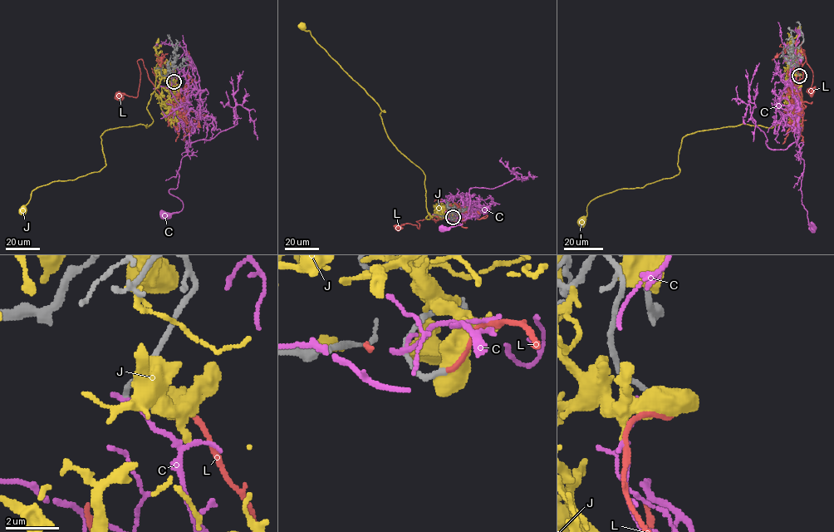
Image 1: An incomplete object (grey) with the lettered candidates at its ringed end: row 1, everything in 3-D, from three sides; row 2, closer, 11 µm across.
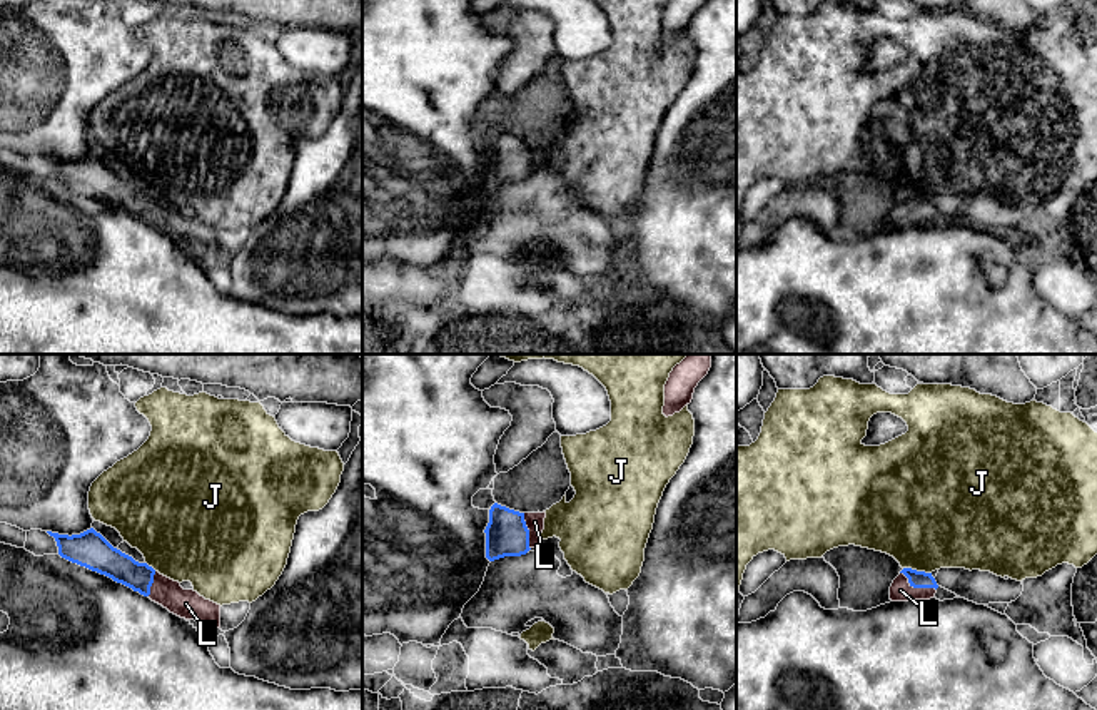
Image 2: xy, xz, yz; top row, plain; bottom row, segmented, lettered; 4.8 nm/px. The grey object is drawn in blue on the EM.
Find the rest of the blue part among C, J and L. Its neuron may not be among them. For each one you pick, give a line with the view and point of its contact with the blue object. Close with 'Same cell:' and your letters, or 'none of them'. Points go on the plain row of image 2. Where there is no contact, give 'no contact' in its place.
L: contact yz (917, 212)
Same cell: L

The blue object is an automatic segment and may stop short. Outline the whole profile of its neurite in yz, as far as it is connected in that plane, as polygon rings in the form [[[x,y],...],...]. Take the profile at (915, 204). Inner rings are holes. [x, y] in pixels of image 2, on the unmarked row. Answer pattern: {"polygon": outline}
{"polygon": [[[903,194],[890,212],[892,227],[930,226],[937,219],[932,199]]]}

